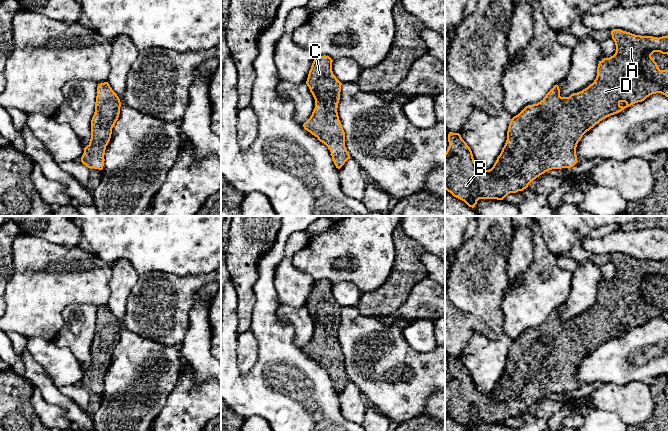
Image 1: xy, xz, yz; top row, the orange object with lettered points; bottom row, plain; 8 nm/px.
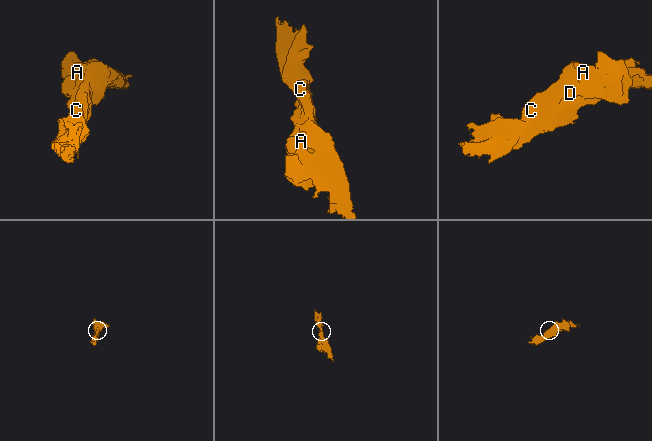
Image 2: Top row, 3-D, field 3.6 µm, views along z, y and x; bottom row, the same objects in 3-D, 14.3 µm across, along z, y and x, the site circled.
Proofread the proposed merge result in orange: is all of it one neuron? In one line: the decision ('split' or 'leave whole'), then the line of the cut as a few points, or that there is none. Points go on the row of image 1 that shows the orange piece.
leave whole | no cut

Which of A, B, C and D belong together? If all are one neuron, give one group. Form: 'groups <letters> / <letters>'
groups A B C D

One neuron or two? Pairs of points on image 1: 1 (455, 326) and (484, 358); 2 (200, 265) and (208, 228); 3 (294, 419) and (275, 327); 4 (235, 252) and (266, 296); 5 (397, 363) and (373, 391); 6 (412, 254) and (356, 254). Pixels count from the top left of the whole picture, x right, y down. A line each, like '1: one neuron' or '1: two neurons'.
1: two neurons
2: one neuron
3: one neuron
4: two neurons
5: one neuron
6: two neurons

